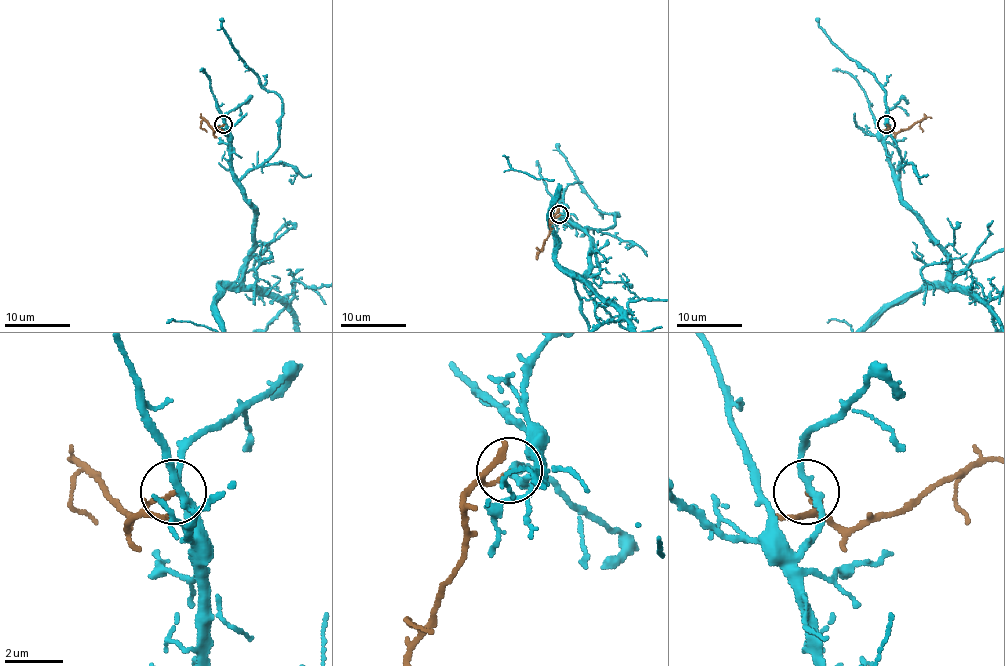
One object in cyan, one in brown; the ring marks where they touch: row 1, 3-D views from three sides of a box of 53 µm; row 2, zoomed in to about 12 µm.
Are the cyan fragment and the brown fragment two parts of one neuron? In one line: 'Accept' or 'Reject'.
Reject

